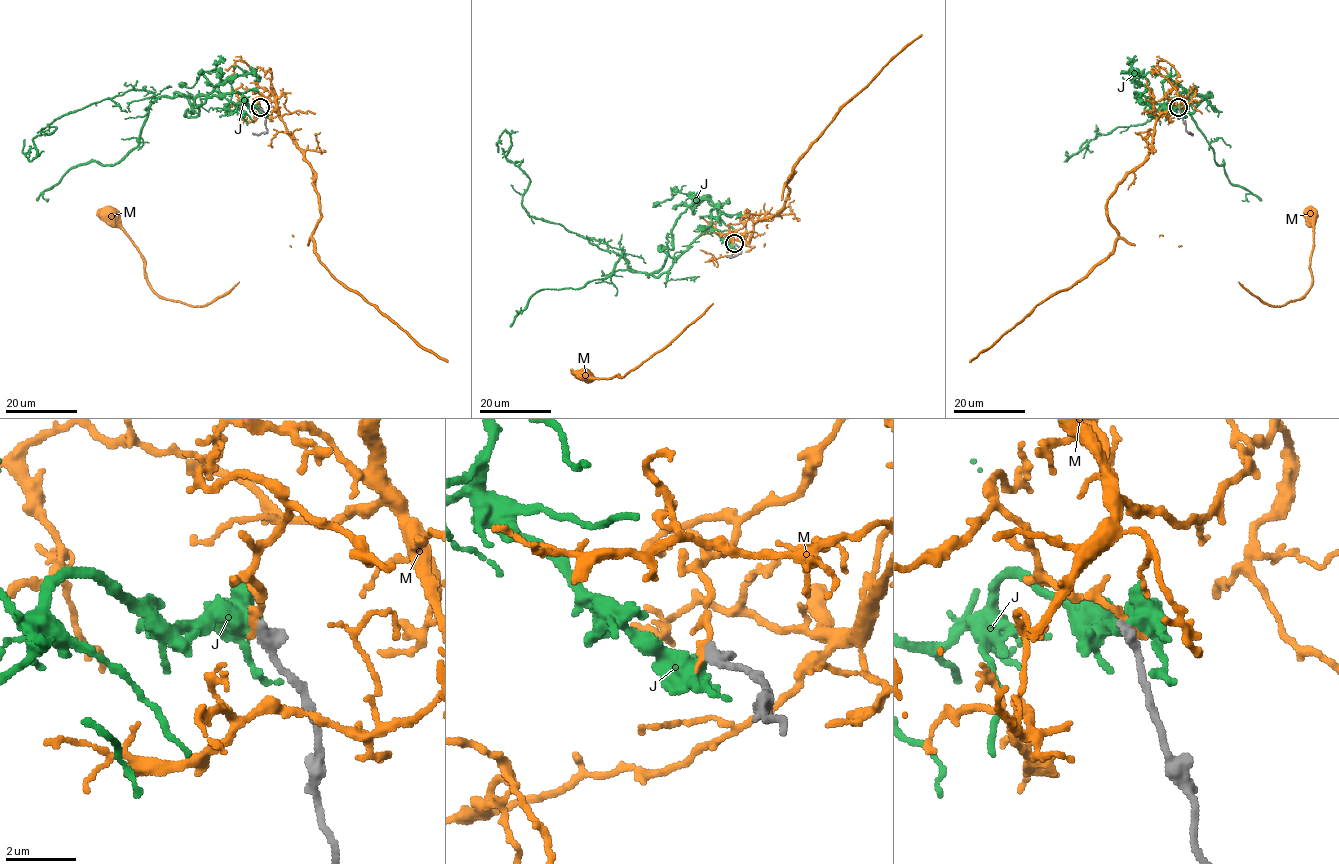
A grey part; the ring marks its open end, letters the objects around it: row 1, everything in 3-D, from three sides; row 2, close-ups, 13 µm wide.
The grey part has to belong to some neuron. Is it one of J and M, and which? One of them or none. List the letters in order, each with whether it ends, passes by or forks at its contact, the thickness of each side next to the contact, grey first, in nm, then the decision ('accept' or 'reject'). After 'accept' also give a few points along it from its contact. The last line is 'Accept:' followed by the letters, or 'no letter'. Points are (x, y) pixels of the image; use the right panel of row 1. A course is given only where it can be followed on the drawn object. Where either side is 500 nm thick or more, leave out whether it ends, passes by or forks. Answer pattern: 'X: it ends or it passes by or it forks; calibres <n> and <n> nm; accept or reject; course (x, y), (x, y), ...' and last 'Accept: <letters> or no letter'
J: it forks; calibres 360 and 300 nm; reject
M: it ends; calibres 360 and 240 nm; reject
Accept: no letter

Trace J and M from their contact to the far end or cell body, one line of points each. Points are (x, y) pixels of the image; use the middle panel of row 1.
J: (733, 243), (705, 227), (667, 270), (633, 272), (531, 217), (529, 179), (506, 157), (504, 131), (498, 152)
M: (733, 243), (749, 218), (771, 217), (784, 204), (795, 172), (765, 243), (713, 304), (626, 374), (583, 376)

